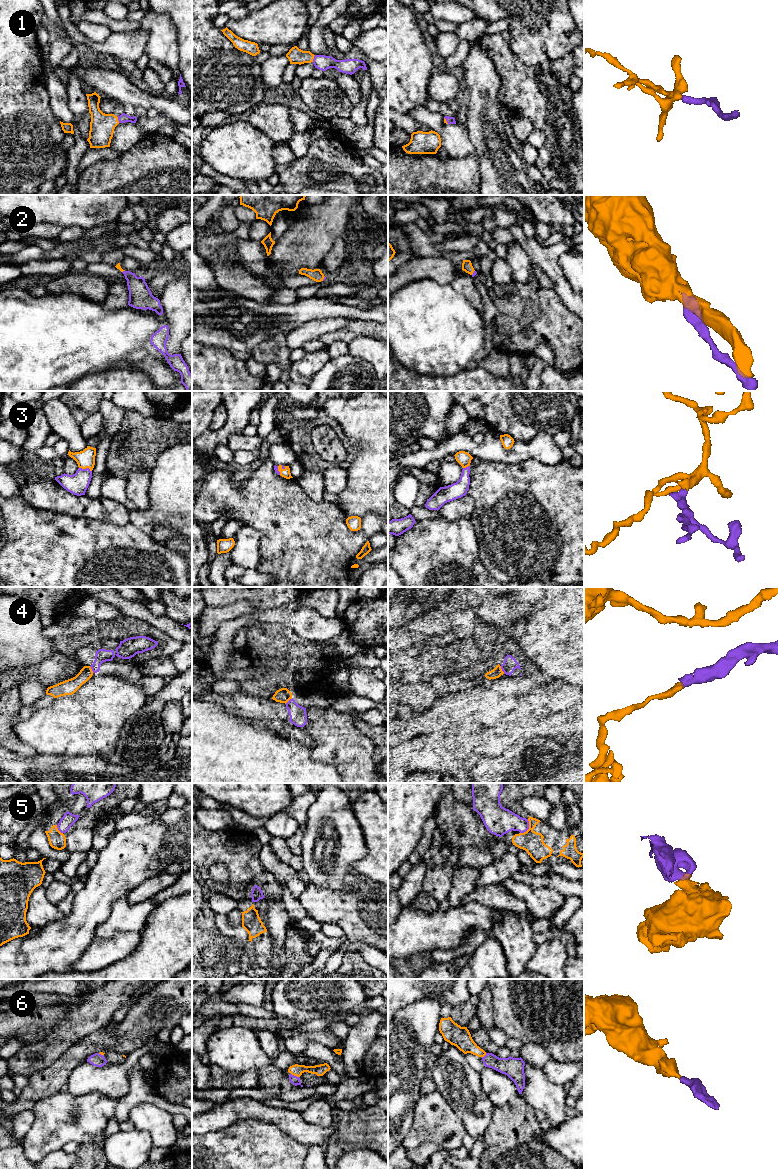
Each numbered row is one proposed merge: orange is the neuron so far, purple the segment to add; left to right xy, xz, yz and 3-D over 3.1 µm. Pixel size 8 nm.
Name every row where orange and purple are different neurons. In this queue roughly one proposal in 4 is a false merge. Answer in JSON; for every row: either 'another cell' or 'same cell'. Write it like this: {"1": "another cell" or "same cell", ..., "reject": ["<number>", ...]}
{"1": "same cell", "2": "same cell", "3": "same cell", "4": "another cell", "5": "another cell", "6": "same cell", "reject": ["4", "5"]}

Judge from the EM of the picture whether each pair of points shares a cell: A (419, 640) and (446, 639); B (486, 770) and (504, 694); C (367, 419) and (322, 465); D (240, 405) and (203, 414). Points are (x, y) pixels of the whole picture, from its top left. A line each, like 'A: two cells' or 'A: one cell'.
A: one cell
B: two cells
C: two cells
D: two cells

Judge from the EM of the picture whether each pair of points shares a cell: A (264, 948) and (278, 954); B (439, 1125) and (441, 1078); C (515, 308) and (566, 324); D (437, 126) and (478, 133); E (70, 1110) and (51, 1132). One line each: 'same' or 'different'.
A: different
B: different
C: same
D: different
E: same

